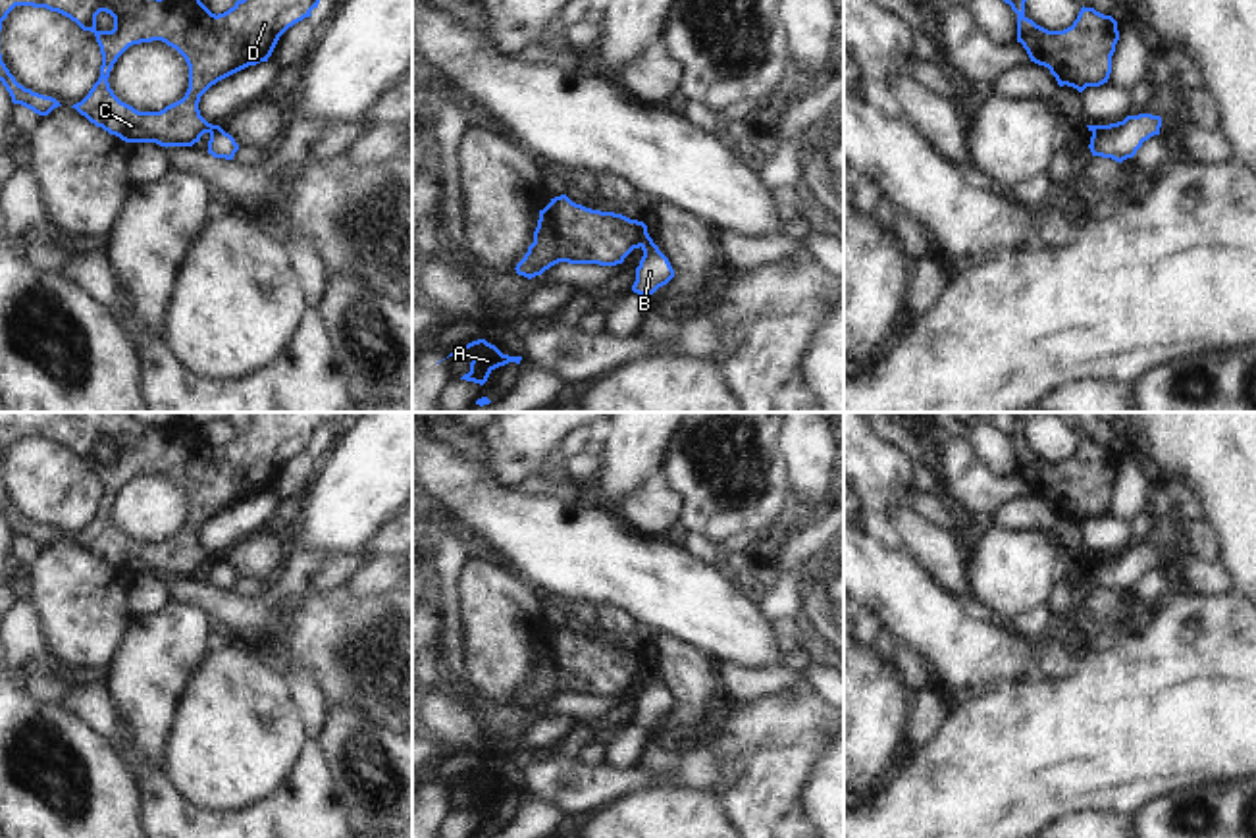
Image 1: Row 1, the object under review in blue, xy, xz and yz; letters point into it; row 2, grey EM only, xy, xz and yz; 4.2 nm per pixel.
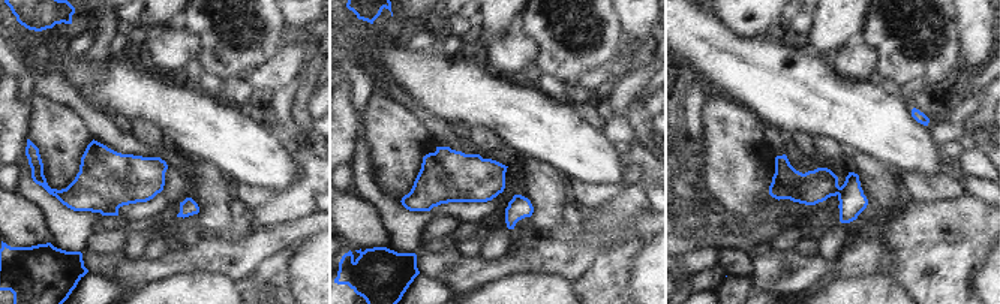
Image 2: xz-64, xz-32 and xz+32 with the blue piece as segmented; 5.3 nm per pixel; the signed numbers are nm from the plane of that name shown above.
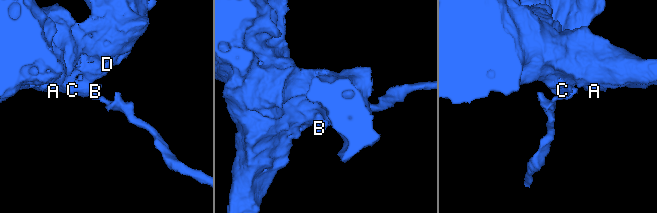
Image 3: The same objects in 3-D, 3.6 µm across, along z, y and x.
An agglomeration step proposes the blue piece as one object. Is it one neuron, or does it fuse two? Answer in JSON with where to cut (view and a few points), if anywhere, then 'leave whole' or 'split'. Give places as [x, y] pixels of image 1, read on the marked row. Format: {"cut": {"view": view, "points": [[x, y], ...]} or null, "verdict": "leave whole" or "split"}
{"cut": {"view": "xz", "points": [[648, 234], [640, 245]]}, "verdict": "split"}

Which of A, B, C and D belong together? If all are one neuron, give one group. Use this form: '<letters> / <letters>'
A C D / B

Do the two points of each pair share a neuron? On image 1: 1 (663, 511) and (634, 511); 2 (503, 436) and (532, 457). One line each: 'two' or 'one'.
1: one
2: one

